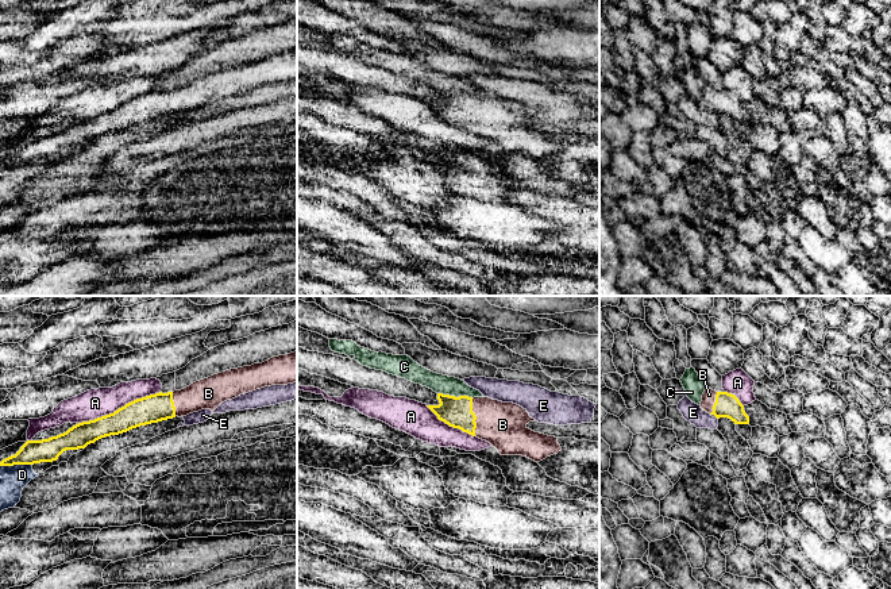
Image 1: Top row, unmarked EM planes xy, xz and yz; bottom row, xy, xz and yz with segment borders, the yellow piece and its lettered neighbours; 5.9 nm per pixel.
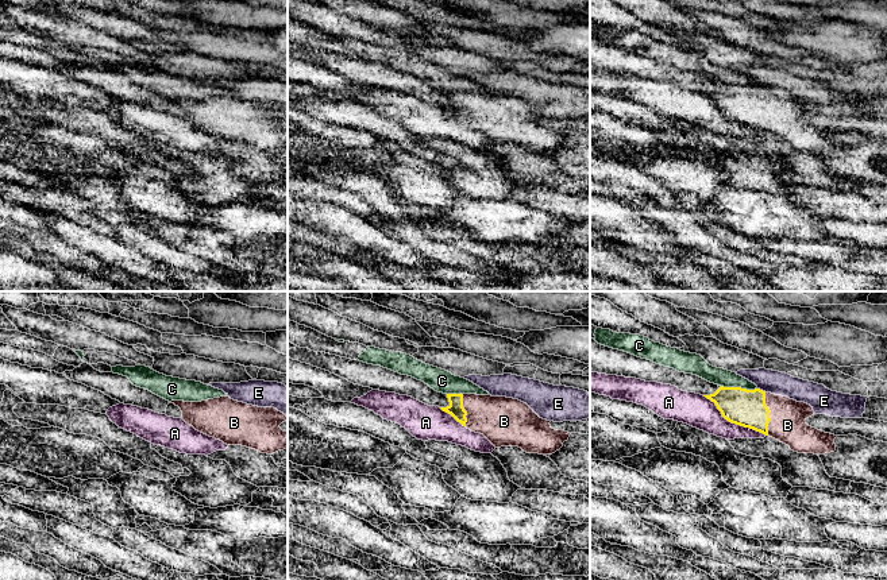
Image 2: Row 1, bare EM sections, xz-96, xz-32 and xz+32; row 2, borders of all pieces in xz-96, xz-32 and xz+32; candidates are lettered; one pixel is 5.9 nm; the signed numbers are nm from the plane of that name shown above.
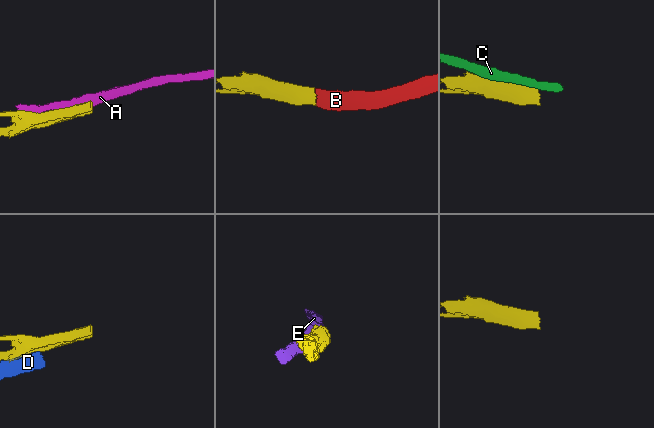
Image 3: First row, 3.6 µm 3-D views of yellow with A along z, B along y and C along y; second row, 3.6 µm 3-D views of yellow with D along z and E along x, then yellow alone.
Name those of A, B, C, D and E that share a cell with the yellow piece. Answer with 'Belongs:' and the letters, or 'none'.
Belongs: B

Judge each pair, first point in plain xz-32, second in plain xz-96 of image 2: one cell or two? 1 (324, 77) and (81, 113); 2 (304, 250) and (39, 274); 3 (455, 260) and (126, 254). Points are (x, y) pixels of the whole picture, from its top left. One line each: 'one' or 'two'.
1: two
2: two
3: two

